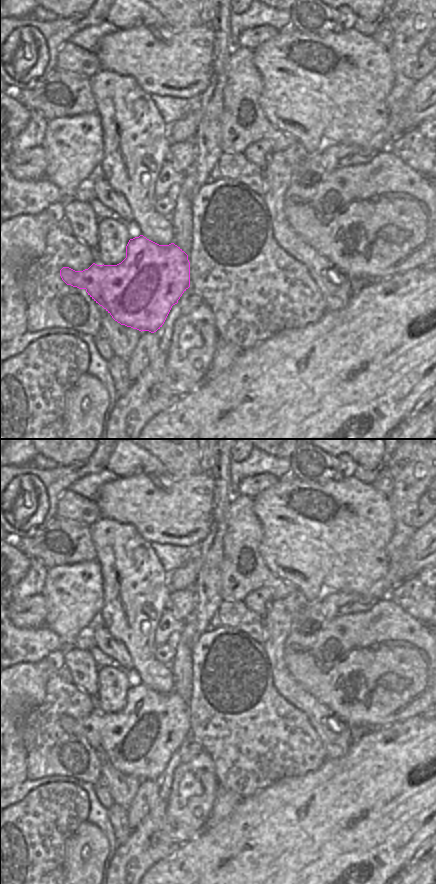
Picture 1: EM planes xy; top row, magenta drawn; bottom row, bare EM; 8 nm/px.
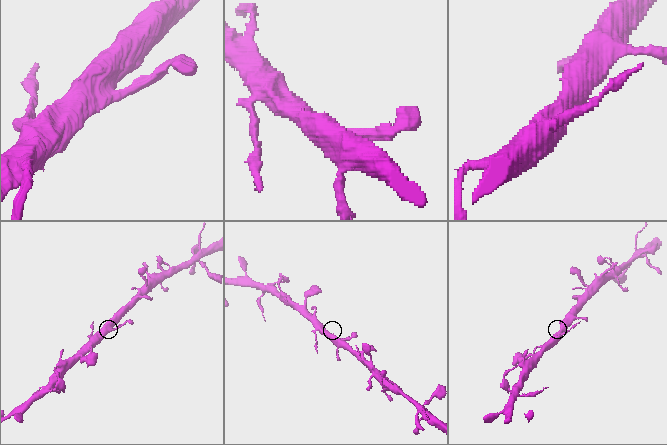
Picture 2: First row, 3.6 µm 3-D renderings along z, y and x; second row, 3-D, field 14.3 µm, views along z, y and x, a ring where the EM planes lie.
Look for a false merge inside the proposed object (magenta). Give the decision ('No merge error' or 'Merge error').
Merge error.

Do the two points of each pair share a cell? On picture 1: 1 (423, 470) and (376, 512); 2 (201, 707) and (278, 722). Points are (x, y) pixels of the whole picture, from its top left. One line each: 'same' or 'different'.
1: different
2: same

